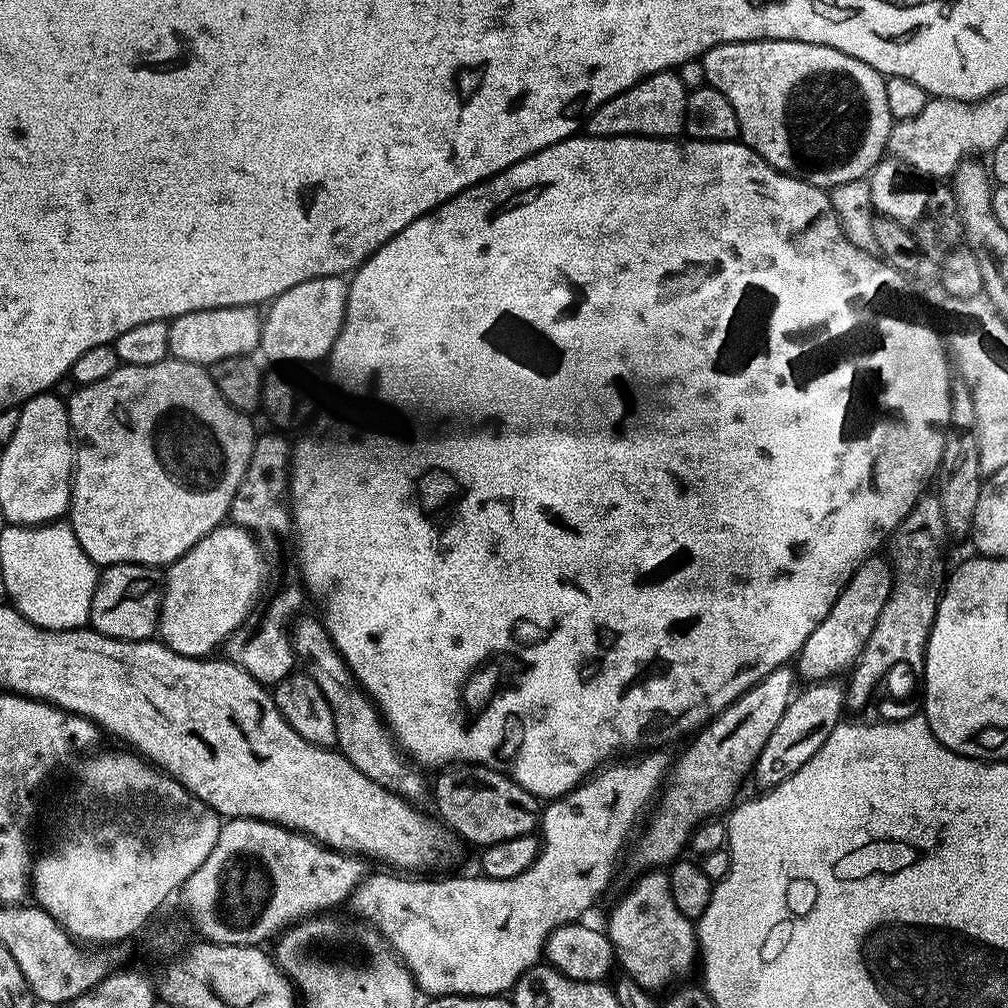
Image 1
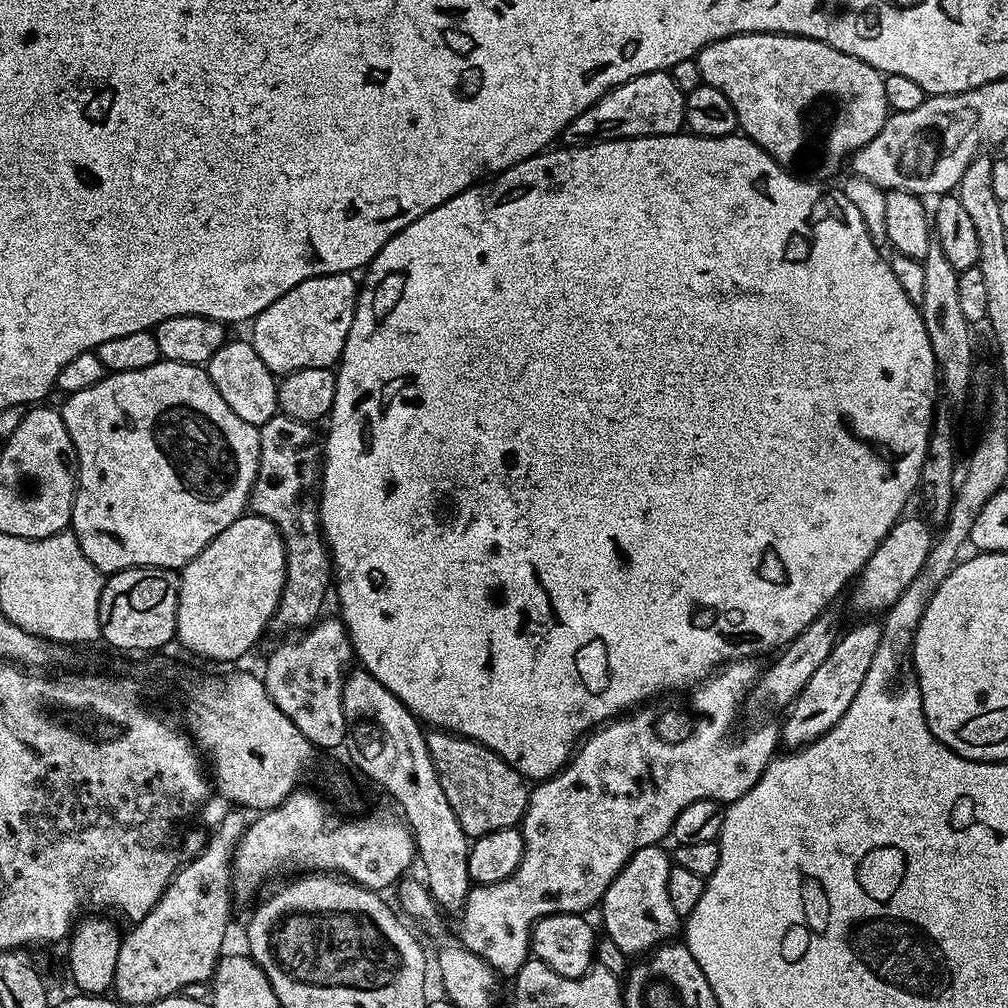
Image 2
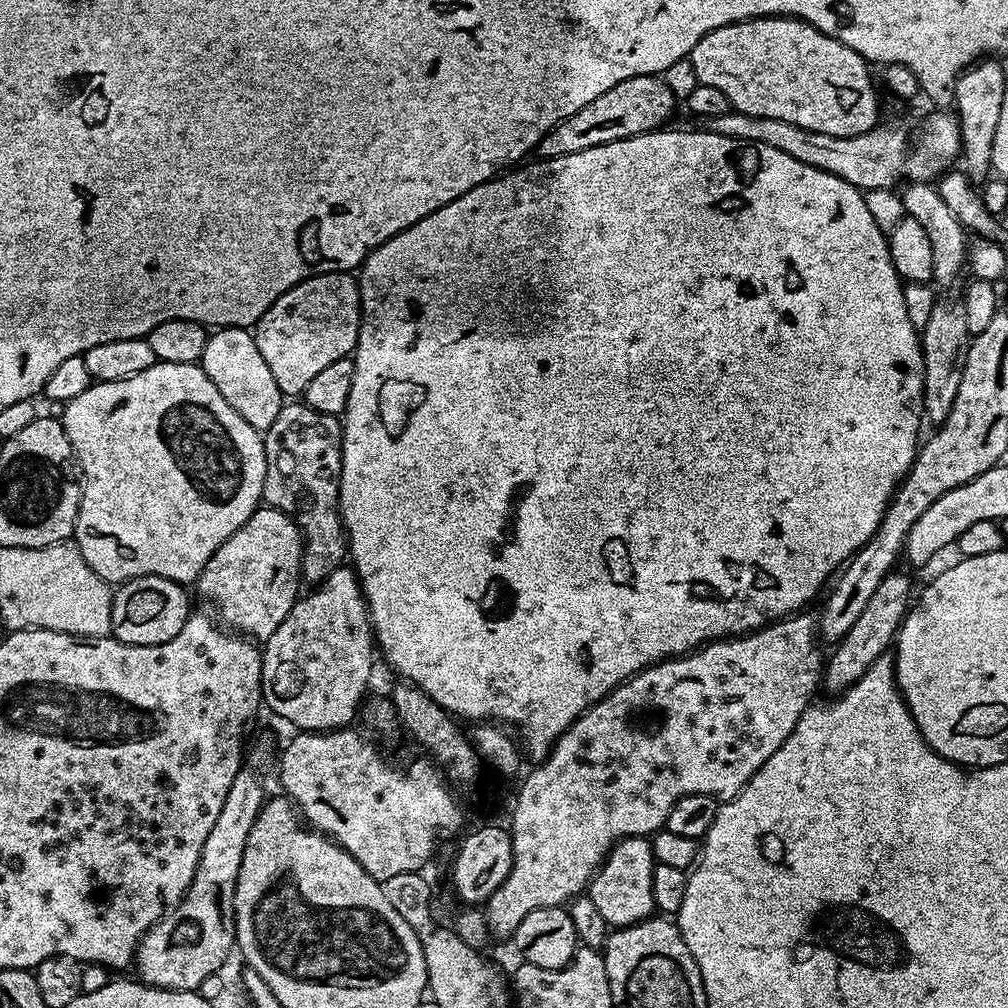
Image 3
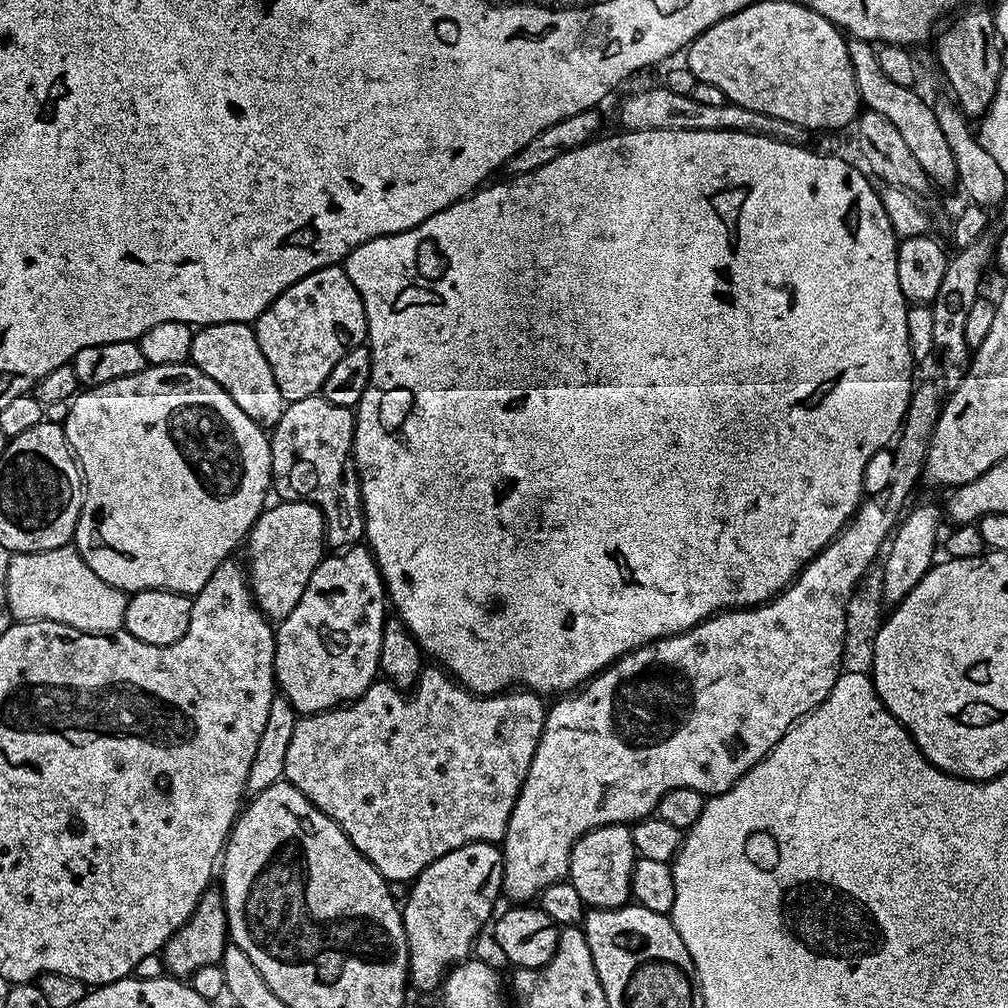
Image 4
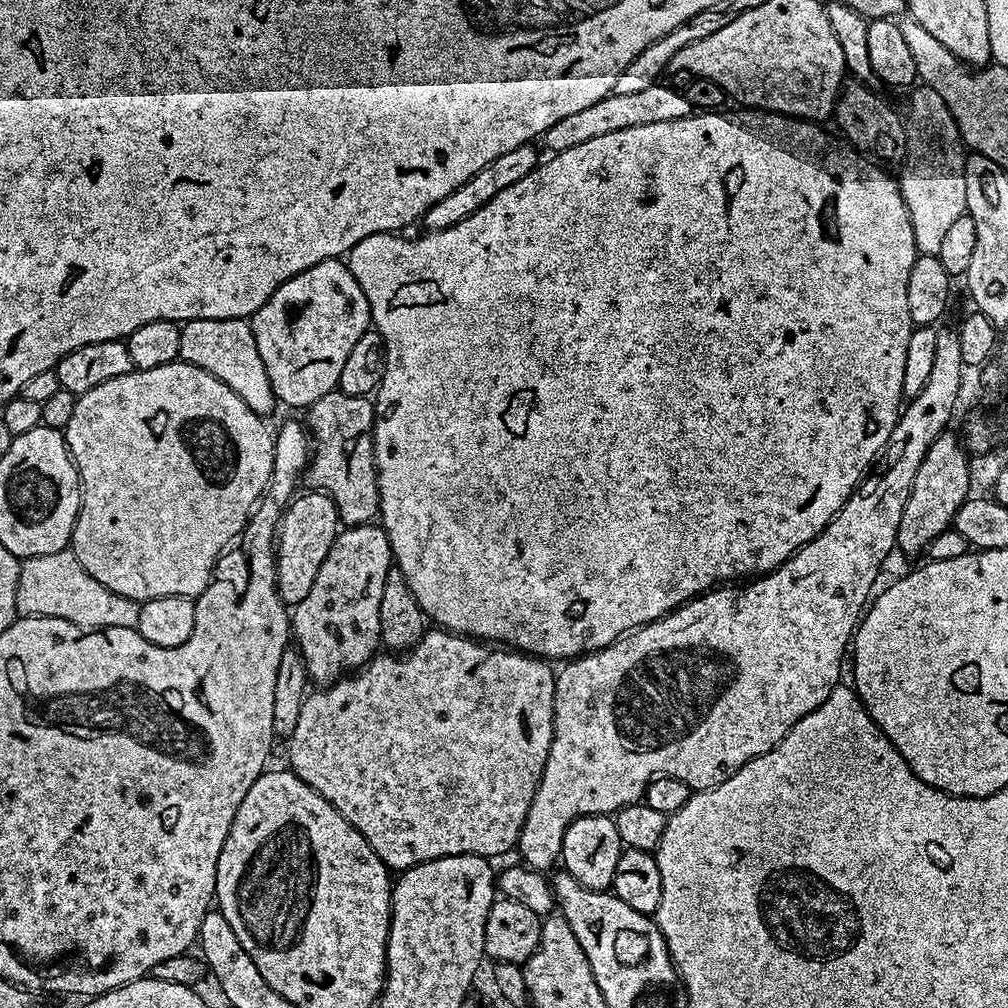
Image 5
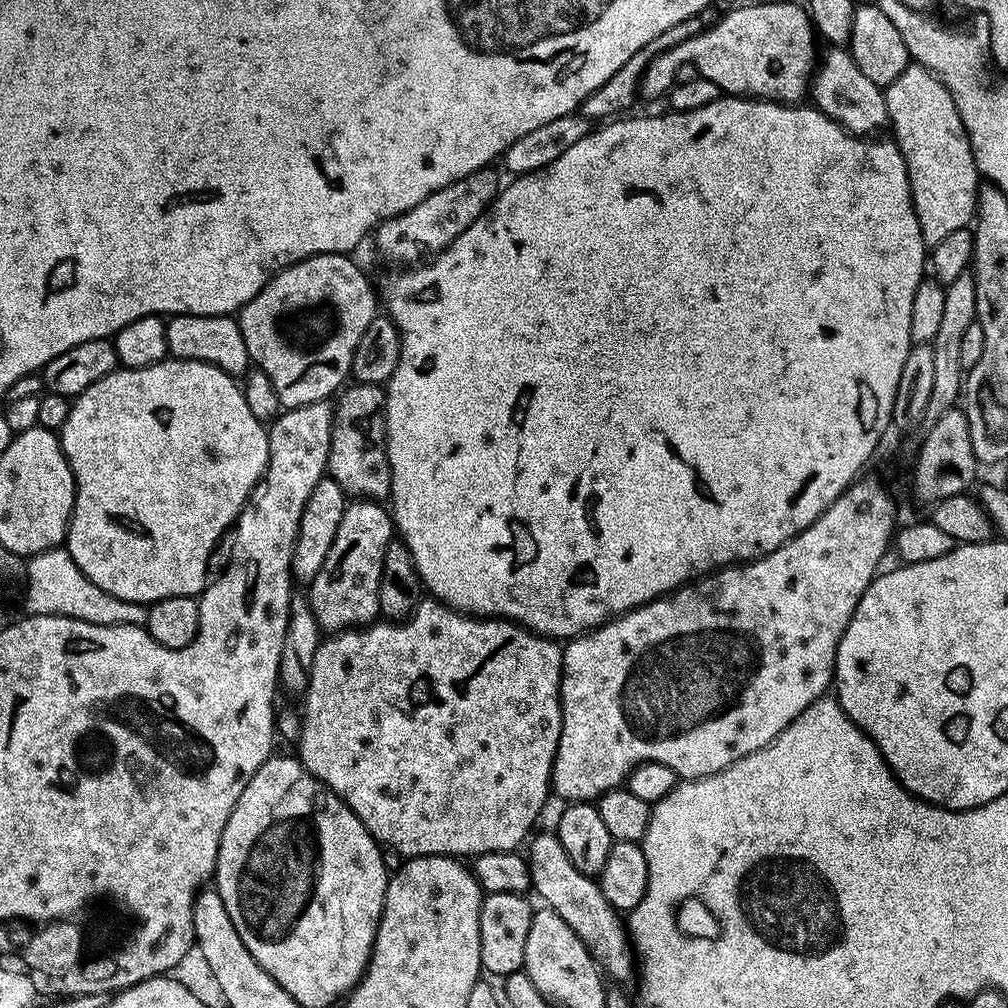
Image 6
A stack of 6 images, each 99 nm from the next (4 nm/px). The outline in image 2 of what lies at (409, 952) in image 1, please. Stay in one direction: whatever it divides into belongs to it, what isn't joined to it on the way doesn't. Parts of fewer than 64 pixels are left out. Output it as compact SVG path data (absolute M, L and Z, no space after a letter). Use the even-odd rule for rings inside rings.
M752 660L731 661L715 674L709 676L708 679L695 685L687 693L687 696L689 695L688 701L684 705L652 702L647 706L637 707L635 710L629 711L615 720L610 720L607 724L587 733L583 737L579 747L573 751L571 760L559 772L555 772L554 775L549 776L546 780L539 781L529 791L528 809L522 821L522 831L524 834L524 857L522 858L522 862L514 870L514 874L510 874L502 882L477 884L471 889L465 900L464 909L458 916L458 920L460 920L458 939L461 943L476 954L478 958L484 960L501 977L515 977L516 972L524 964L524 961L529 959L532 928L539 920L546 918L550 914L558 914L559 912L584 914L587 913L587 908L595 909L600 901L603 900L610 882L614 882L614 878L623 870L629 858L646 846L660 844L663 841L663 836L667 837L671 833L672 824L678 818L678 814L682 810L686 810L686 806L690 806L690 802L716 800L721 806L727 806L735 802L738 798L742 798L742 794L749 792L762 778L762 774L768 769L768 763L777 755L778 749L782 744L780 739L780 724L776 722L774 724L760 724L757 728L746 729L741 736L732 736L732 727L736 724L736 715L740 712L740 703L742 705L745 703L748 693L752 690L752 685L758 679L758 668L755 668L754 665L755 663Z

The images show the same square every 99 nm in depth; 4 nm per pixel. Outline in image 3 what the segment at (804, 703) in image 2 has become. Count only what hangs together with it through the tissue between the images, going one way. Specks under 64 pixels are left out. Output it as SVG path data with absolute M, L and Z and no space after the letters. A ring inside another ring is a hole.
M894 570L889 576L882 578L878 590L874 590L874 595L863 608L862 615L854 621L850 634L846 634L846 638L842 638L840 643L831 649L832 657L827 657L822 684L825 689L828 687L832 694L843 694L850 686L854 686L854 682L858 682L858 678L866 674L868 667L893 647L900 623L908 615L910 601L913 599L912 580L900 571Z

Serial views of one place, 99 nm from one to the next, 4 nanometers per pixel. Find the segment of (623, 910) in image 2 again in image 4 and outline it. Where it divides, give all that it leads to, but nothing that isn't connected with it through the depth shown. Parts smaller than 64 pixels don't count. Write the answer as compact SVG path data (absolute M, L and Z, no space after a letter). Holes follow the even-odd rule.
M629 825L598 826L574 842L566 879L572 883L574 890L578 890L582 902L589 909L621 908L623 904L629 903L632 895L632 871L637 859Z

